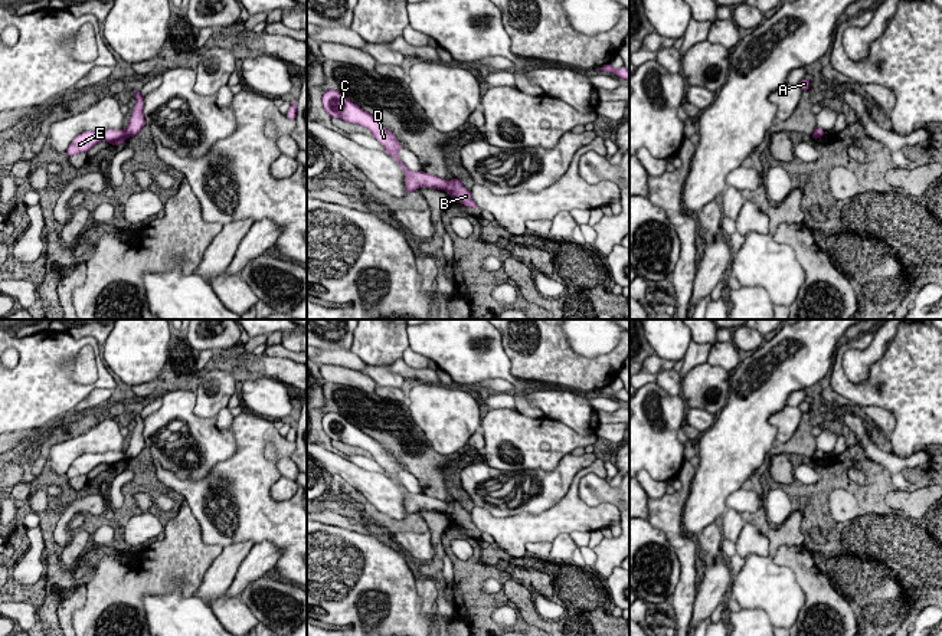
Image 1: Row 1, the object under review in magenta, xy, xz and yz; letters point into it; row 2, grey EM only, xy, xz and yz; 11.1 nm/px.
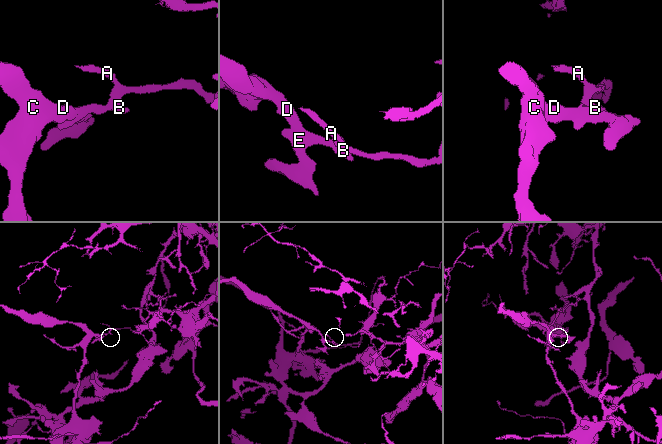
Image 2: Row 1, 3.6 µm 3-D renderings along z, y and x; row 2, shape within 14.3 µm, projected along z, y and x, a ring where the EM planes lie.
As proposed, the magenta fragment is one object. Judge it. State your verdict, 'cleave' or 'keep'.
cleave

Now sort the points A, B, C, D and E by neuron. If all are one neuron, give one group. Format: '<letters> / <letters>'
A B / C D E

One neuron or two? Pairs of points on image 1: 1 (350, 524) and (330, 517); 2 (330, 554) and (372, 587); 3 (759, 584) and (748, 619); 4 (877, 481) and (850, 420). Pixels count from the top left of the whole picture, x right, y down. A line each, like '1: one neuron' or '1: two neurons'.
1: one neuron
2: one neuron
3: two neurons
4: two neurons

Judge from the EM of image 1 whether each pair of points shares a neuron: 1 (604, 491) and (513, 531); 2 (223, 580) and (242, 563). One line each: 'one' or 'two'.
1: two
2: one

